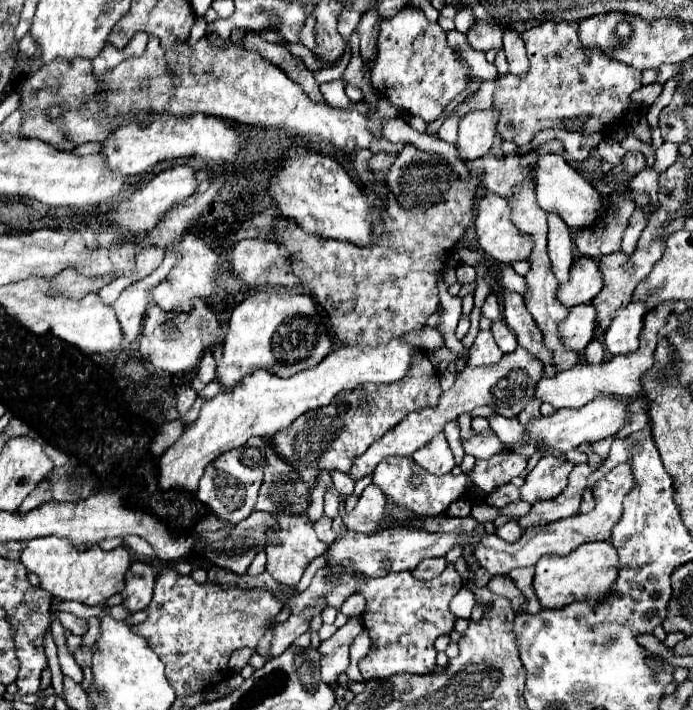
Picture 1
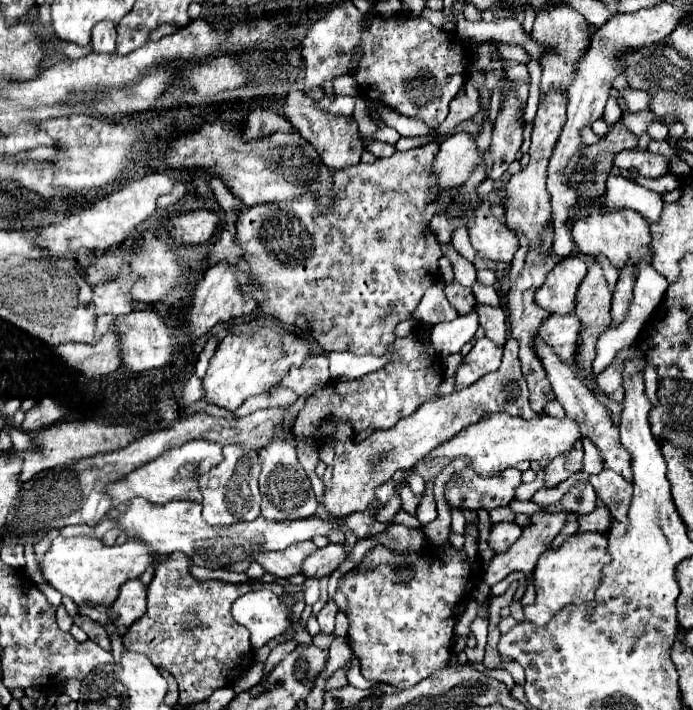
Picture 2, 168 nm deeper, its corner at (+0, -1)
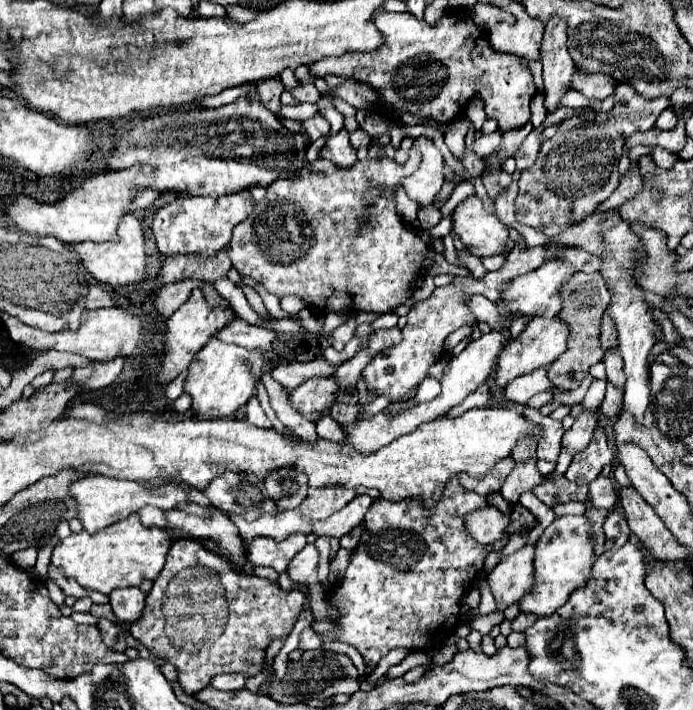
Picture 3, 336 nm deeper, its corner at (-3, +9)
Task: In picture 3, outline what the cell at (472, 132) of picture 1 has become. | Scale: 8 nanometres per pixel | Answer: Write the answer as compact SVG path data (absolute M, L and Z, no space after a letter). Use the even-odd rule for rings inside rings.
M419 136L415 138L415 146L421 150L423 160L419 170L411 174L407 180L403 180L403 188L411 200L419 202L421 206L427 206L435 200L437 192L445 182L445 174L443 174L445 160L441 150L433 144L431 138Z

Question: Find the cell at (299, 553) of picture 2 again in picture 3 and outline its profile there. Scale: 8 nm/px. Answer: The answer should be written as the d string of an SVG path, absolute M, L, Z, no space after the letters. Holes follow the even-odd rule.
M297 532L291 534L287 540L277 542L273 538L255 538L249 548L247 548L247 558L251 564L255 566L271 566L277 572L285 572L287 564L291 562L291 558L303 550L303 546L307 544L307 536Z

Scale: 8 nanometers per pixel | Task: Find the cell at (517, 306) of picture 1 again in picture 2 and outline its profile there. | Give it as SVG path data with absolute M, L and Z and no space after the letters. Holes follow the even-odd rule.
M536 336L536 352L548 372L548 380L552 384L552 390L556 394L556 400L564 406L568 418L576 418L576 422L580 422L580 430L582 430L582 436L588 438L596 448L598 448L598 454L600 454L600 460L604 464L604 468L608 470L614 470L616 474L620 474L622 478L628 478L632 482L632 456L628 454L628 450L624 450L620 446L620 436L618 436L618 426L610 420L610 414L608 410L596 400L594 392L586 386L586 382L576 374L576 370L562 362L550 346L546 346L538 336Z

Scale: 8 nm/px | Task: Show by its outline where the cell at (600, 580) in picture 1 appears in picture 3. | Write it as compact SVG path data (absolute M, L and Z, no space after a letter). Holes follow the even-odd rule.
M561 516L555 518L535 544L535 586L519 602L523 612L535 616L551 616L559 606L563 606L569 594L587 584L591 566L597 560L593 546L595 536L591 532L593 522L587 516Z

